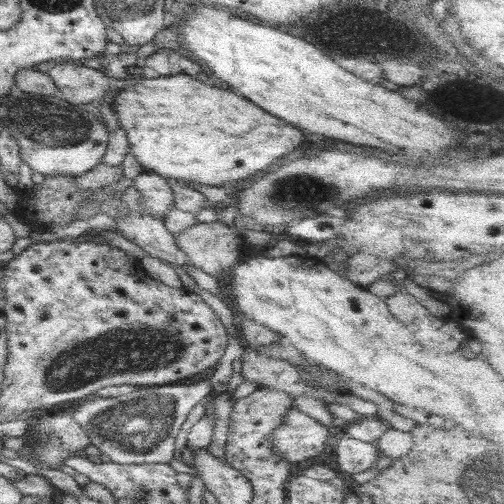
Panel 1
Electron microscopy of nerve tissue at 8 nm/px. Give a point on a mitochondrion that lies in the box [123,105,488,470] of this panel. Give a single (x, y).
(295, 190)

